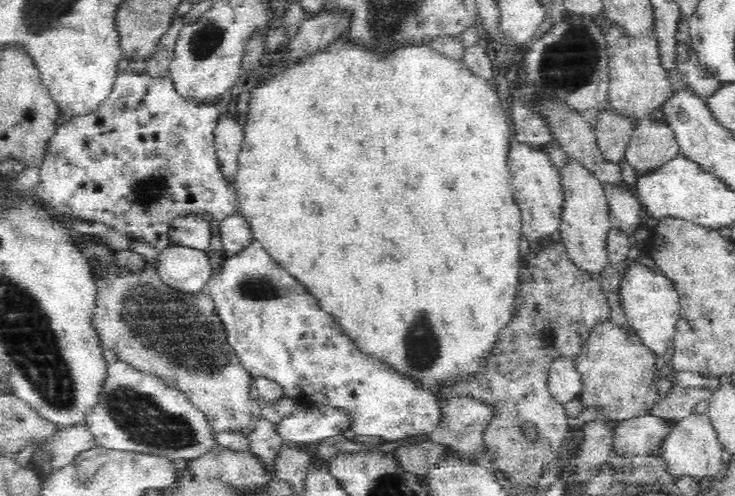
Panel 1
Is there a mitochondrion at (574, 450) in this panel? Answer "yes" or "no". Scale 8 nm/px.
no

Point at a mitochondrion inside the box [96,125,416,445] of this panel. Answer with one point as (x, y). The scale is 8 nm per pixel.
(188, 341)

